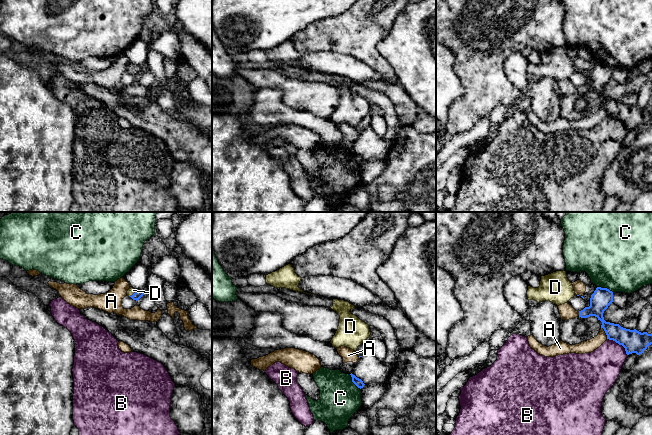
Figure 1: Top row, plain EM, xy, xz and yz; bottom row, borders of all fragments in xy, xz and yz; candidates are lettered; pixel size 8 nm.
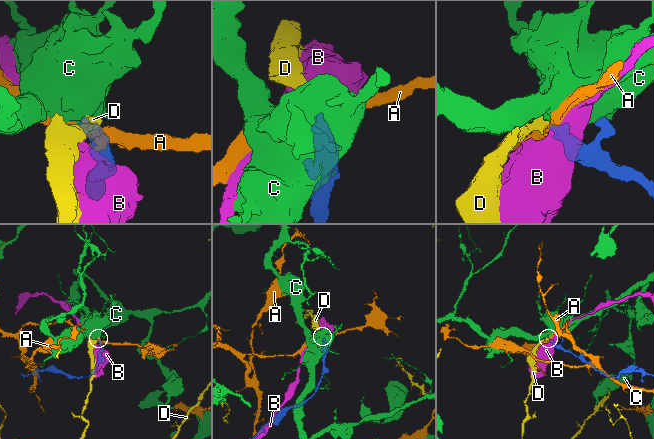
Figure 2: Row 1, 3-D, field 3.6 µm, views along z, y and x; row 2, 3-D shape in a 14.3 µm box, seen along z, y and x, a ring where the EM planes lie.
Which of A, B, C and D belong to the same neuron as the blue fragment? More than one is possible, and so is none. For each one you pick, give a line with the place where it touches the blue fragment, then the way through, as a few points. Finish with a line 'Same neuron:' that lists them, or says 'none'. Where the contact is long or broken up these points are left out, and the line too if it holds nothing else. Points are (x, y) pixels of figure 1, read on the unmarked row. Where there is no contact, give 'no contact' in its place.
D: xy (134, 69) | across xy (138, 70), (134, 69), (131, 67)
Same neuron: D

